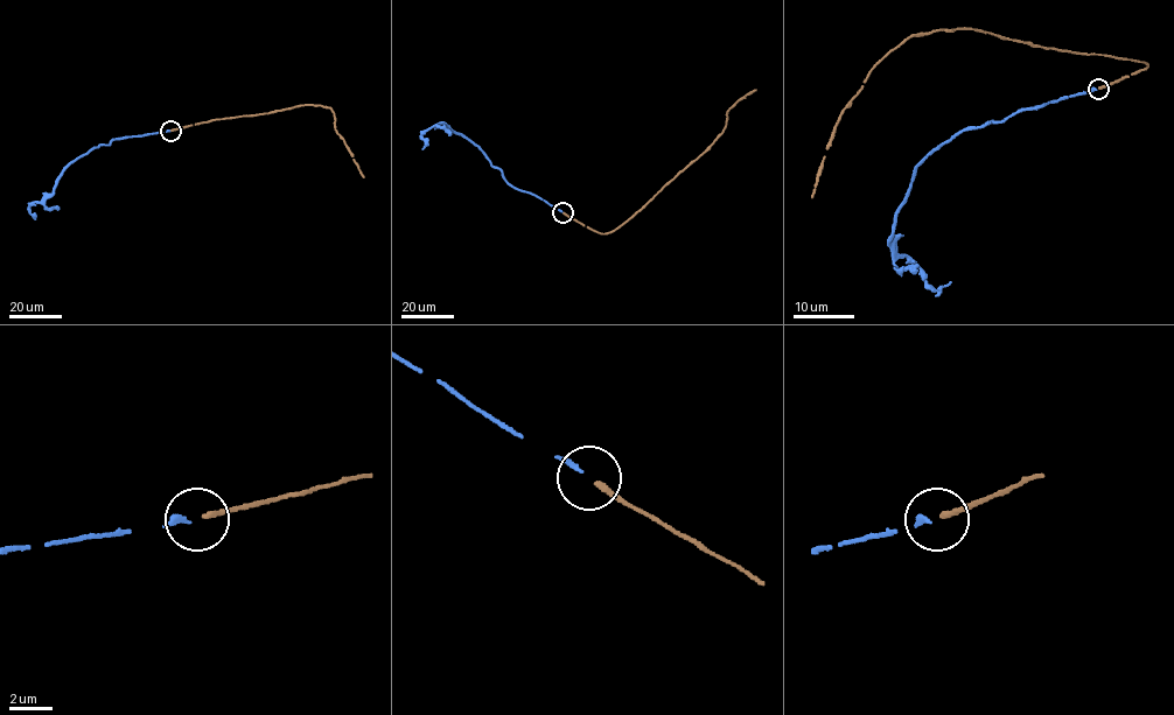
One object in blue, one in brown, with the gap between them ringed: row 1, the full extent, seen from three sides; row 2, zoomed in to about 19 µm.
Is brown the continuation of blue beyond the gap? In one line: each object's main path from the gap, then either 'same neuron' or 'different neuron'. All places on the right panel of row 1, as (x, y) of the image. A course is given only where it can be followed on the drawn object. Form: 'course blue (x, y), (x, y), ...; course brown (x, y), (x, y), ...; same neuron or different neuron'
course blue (1096, 90), (955, 134), (915, 169), (889, 237), (899, 256), (906, 256), (936, 291), (950, 281); course brown (1099, 89), (1147, 64), (1097, 54), (1076, 54), (976, 29), (914, 34), (873, 68), (844, 109), (812, 197); same neuron

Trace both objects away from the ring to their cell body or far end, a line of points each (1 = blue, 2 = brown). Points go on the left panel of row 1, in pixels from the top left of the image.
1: (169, 131), (113, 139), (77, 158), (54, 193), (29, 207), (30, 212)
2: (172, 131), (304, 105), (329, 107), (334, 113), (335, 130), (363, 177)

